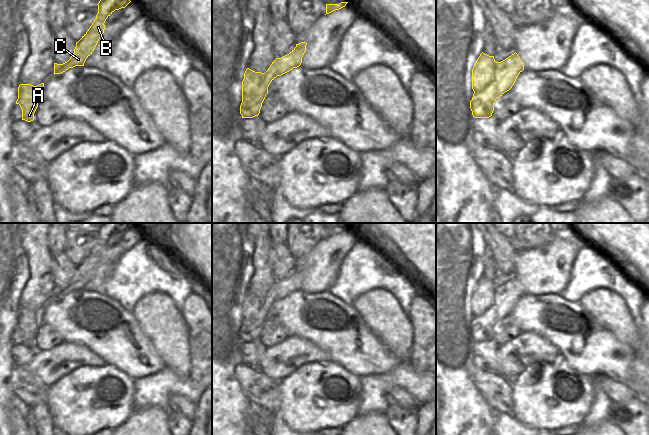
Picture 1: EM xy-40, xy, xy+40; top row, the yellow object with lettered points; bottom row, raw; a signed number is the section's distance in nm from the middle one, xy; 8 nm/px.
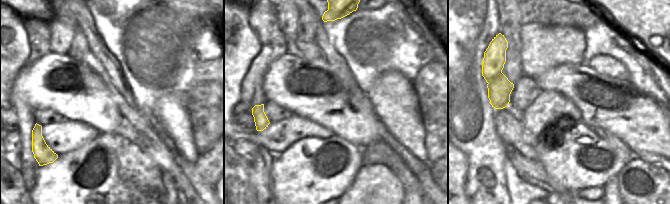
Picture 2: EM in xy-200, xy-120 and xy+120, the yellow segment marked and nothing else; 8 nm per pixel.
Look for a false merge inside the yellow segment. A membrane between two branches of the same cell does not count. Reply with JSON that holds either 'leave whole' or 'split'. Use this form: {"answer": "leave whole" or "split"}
{"answer": "split"}

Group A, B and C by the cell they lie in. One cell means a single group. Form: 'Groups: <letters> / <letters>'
Groups: A / B C.

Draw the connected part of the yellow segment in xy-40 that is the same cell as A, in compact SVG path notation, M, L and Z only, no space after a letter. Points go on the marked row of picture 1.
M20 84L18 87L18 99L16 104L19 104L22 109L22 120L31 122L34 120L34 113L38 107L38 101L34 95L36 86L31 84Z

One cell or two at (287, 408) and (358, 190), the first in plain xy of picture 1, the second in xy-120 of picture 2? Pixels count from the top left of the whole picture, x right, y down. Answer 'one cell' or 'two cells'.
two cells

